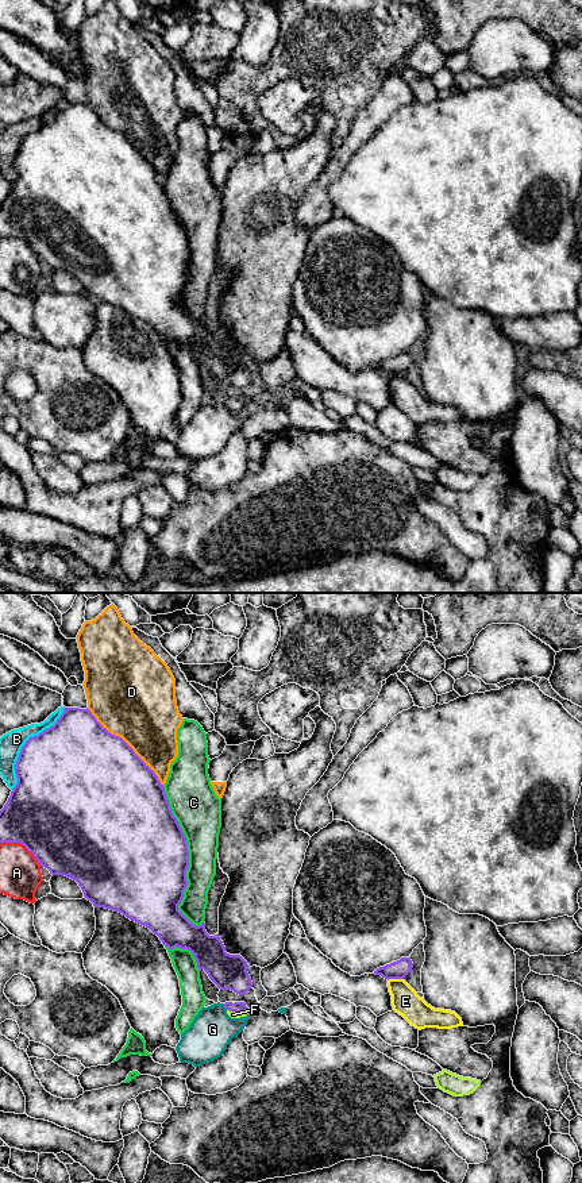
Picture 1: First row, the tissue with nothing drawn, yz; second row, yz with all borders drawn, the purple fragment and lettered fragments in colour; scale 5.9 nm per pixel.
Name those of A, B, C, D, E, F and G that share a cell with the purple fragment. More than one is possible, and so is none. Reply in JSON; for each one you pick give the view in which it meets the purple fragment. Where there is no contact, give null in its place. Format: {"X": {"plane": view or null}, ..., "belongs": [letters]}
{"F": {"plane": "yz"}, "belongs": ["F"]}

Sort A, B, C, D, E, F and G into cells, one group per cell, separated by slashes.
A / B / C / D / E / F / G

